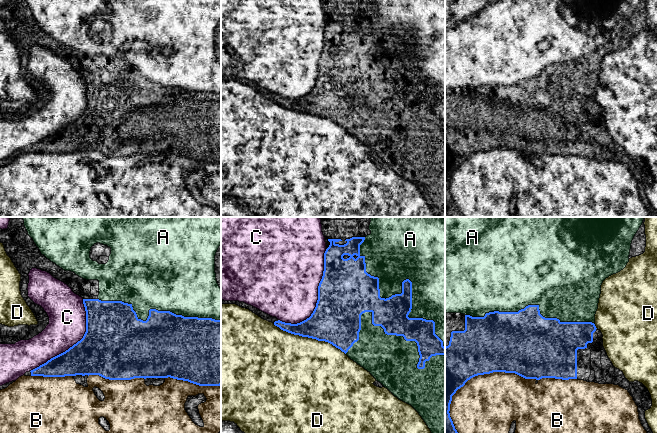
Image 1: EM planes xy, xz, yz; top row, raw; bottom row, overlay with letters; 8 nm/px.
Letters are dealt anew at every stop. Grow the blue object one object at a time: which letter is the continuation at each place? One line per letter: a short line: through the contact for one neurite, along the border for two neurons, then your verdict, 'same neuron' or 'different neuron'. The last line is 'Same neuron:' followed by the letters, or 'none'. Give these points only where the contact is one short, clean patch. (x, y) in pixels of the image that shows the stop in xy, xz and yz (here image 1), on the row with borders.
A: different neuron
B: different neuron
C: different neuron
D: different neuron
Same neuron: none

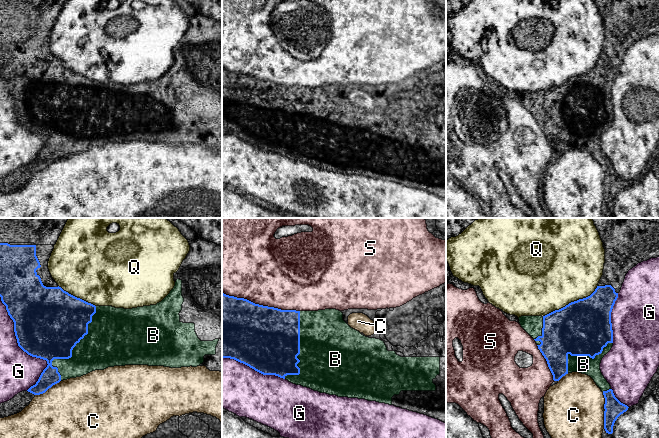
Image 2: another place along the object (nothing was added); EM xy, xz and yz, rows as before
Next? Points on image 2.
B: same neuron
C: different neuron
G: different neuron
Q: different neuron
S: different neuron
Same neuron: B

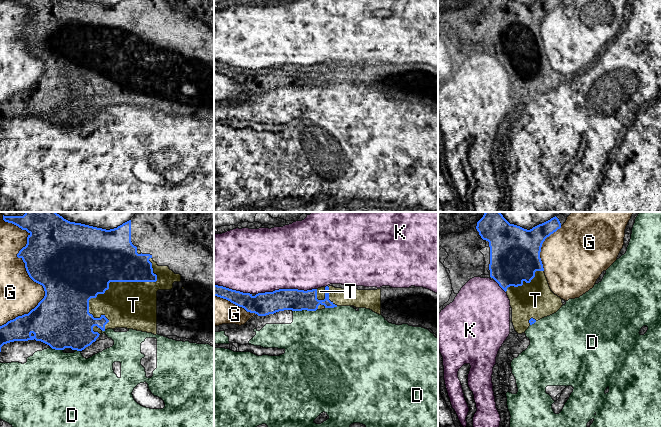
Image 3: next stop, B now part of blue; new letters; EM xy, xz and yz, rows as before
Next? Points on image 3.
D: different neuron
G: different neuron
K: different neuron
T: same neuron
Same neuron: T

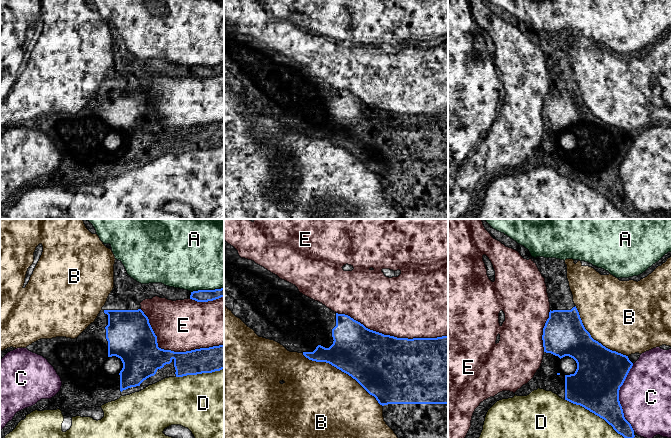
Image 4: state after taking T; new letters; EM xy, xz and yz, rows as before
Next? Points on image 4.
A: different neuron
B: different neuron
C: different neuron
D: different neuron
E: different neuron
Same neuron: none

